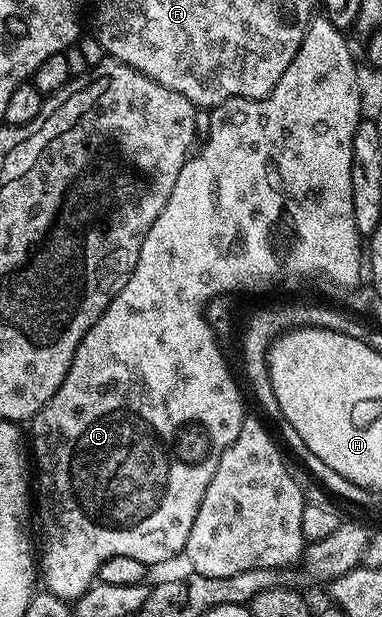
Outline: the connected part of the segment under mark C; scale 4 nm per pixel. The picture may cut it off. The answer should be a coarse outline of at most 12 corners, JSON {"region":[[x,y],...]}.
{"region":[[314,17],[31,419],[39,578],[184,551],[247,417],[213,297],[362,281]]}

